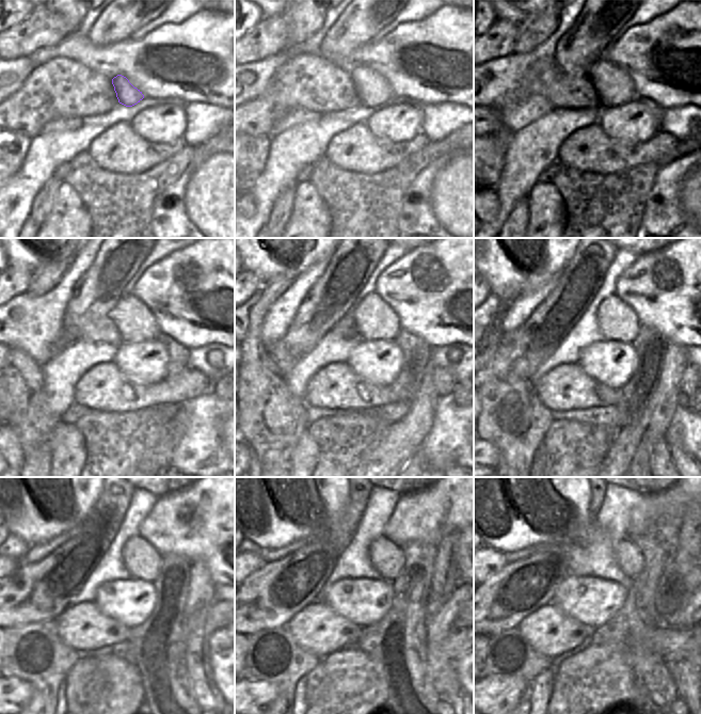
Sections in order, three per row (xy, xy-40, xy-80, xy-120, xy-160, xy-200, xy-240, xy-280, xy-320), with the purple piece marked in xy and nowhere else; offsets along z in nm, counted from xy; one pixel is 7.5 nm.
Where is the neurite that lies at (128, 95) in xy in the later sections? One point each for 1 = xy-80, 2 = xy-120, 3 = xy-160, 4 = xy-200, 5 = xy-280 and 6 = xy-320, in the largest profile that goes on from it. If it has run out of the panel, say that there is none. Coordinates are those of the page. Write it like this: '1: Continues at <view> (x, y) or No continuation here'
1: Continues at xy-80 (614, 85)
2: Continues at xy-120 (136, 323)
3: Continues at xy-160 (375, 320)
4: Continues at xy-200 (618, 321)
5: Continues at xy-280 (387, 558)
6: Continues at xy-320 (630, 557).

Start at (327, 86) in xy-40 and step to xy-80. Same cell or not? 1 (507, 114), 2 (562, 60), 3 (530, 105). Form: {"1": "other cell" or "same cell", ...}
{"1": "other cell", "2": "other cell", "3": "other cell"}

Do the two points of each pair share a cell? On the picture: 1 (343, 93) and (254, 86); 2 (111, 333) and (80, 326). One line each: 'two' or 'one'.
1: two
2: one

